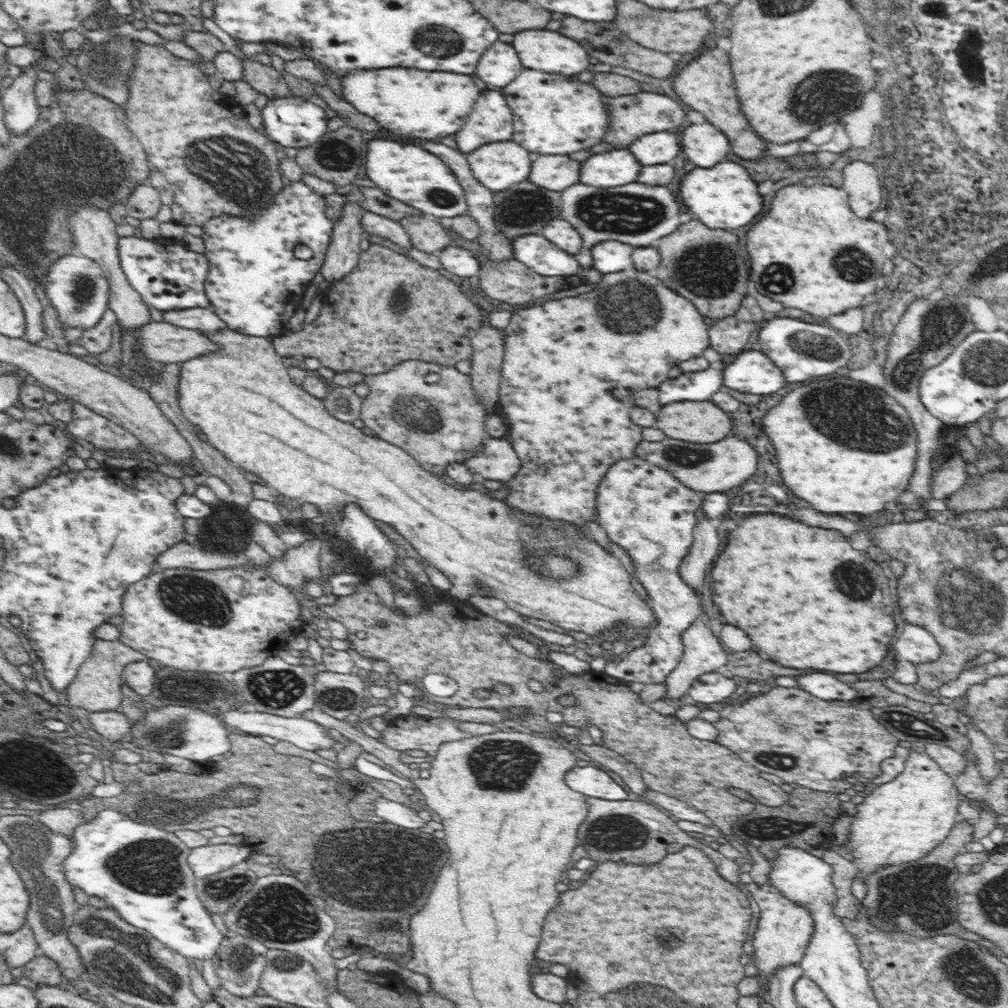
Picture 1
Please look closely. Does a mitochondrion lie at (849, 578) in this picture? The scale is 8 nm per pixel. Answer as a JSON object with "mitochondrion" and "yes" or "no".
{"mitochondrion":"yes"}

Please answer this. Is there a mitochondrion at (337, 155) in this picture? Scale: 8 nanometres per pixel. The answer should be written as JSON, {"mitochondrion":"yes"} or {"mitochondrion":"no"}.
{"mitochondrion":"yes"}

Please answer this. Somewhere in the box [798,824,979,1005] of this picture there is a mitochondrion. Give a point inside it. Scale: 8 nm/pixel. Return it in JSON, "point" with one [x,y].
{"point":[919,897]}

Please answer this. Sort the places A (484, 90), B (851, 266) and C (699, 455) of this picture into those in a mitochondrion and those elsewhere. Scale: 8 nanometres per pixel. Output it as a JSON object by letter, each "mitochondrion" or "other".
{"A":"other","B":"mitochondrion","C":"mitochondrion"}

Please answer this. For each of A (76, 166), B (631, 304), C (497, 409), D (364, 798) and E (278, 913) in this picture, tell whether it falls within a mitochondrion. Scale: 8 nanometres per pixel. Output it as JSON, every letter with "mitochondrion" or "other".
{"A":"mitochondrion","B":"mitochondrion","C":"other","D":"other","E":"mitochondrion"}

